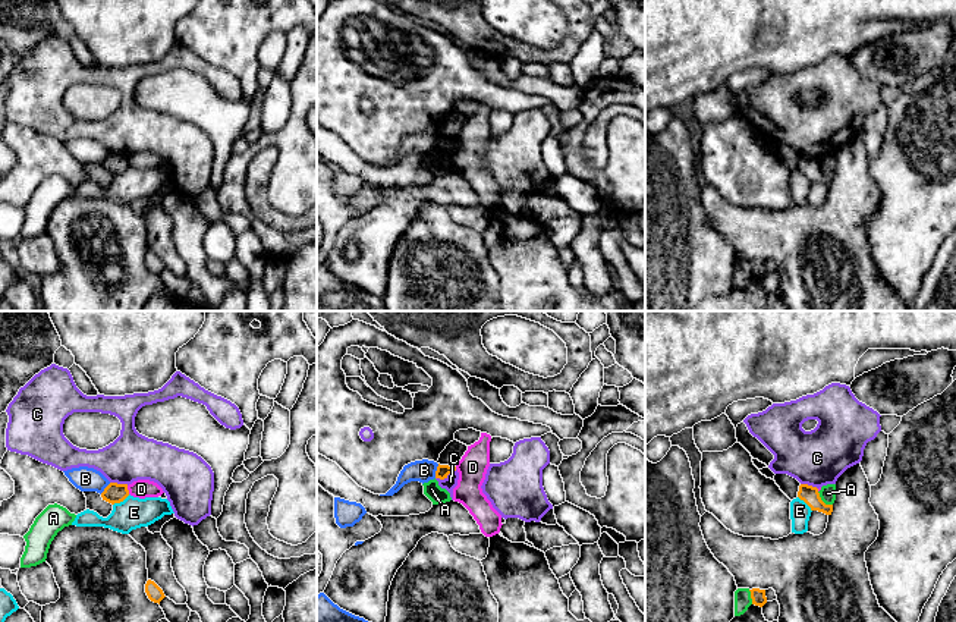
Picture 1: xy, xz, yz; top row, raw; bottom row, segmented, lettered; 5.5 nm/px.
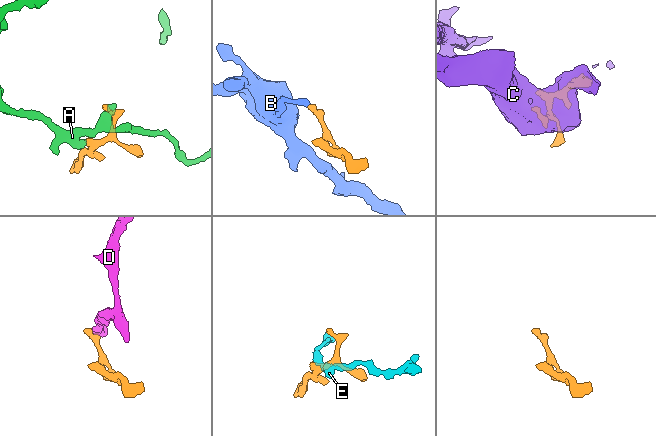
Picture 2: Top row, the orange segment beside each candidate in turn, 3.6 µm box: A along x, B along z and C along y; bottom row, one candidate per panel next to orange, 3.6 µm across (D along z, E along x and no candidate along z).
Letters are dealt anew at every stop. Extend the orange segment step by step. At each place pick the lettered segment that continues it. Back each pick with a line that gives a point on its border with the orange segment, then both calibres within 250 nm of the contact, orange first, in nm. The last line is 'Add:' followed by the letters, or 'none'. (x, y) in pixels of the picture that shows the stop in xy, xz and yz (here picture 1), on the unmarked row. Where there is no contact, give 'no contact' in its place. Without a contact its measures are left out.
Add: none

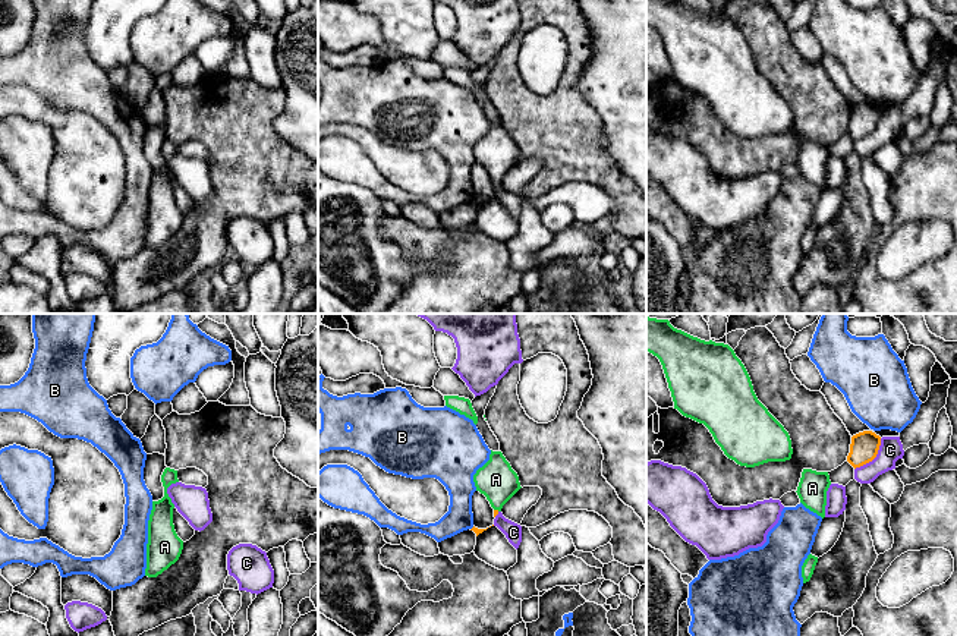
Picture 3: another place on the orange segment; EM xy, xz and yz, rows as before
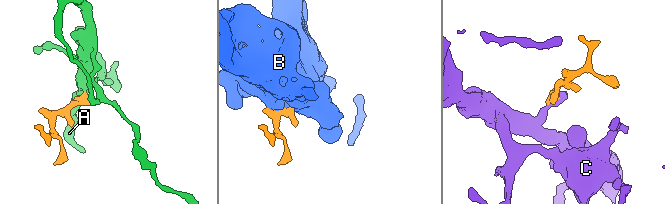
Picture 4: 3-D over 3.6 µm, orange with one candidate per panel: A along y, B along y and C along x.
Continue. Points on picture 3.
A: meets orange in xz at (497, 182); 30 nm thick on the orange side, 220 nm on the other
Add: A

